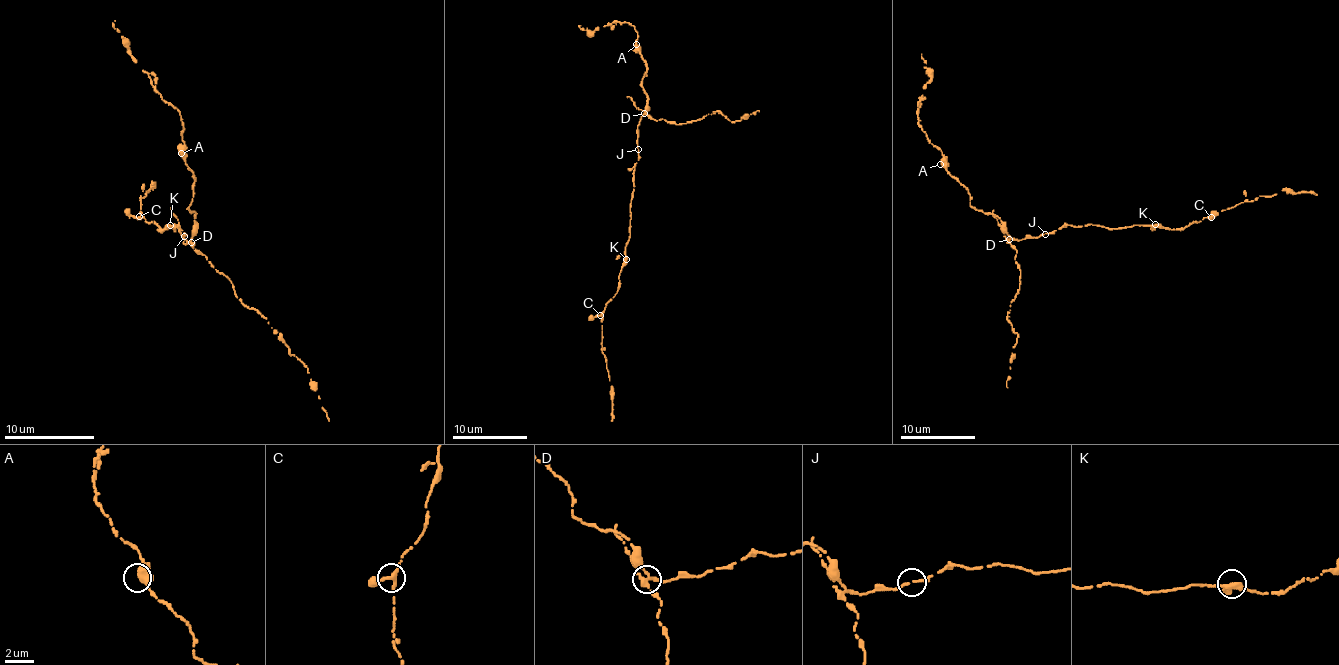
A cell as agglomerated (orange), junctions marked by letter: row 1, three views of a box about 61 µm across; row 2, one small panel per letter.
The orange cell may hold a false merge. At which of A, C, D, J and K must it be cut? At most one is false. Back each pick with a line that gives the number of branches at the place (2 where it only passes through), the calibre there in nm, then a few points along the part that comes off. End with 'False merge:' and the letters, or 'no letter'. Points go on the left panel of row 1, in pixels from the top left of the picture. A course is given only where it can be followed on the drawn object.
D: branches 3; calibre 280 nm; course (190, 243), (231, 281), (235, 294), (257, 310), (305, 366), (329, 420)
False merge: D

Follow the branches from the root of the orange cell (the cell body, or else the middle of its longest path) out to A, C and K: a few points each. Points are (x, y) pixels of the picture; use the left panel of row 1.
A: (184, 236), (184, 243), (192, 236), (195, 214), (188, 207), (192, 200), (195, 176), (181, 153)
C: (184, 236), (179, 225), (175, 229), (168, 225), (161, 232), (154, 223), (148, 223), (143, 216), (139, 216)
K: (184, 236), (179, 225), (175, 229), (170, 225)

